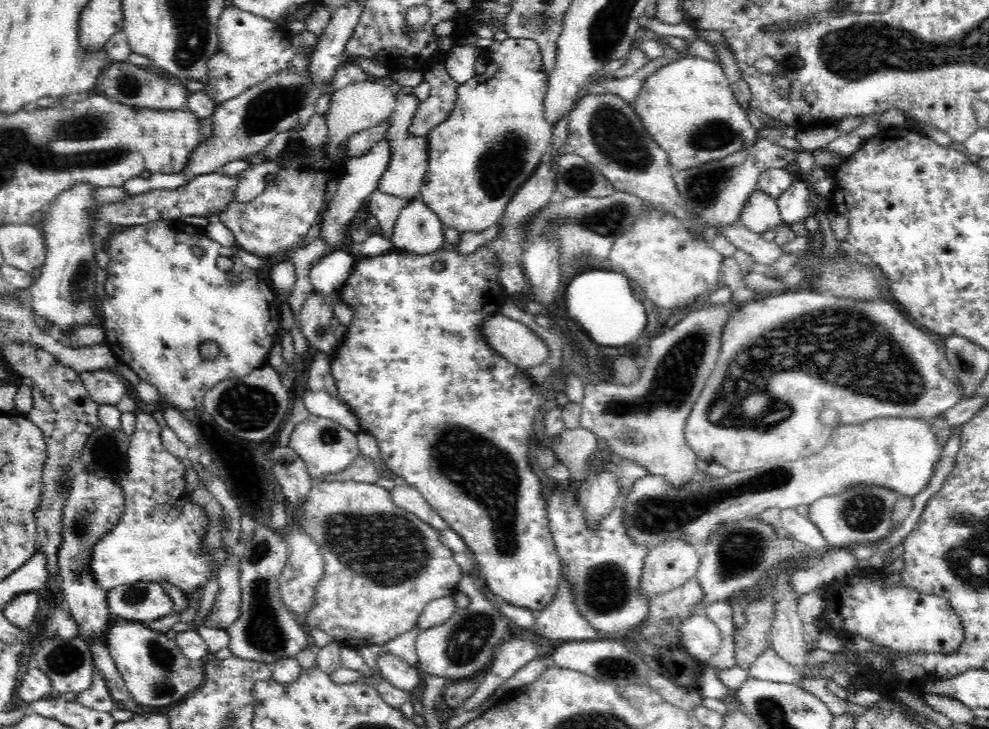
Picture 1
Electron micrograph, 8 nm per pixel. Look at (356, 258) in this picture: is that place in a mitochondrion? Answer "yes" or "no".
no

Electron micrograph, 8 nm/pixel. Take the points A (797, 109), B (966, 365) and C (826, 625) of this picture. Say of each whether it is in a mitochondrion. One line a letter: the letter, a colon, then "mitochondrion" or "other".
A: other
B: mitochondrion
C: other

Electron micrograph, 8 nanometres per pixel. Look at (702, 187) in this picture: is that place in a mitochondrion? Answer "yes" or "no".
yes

